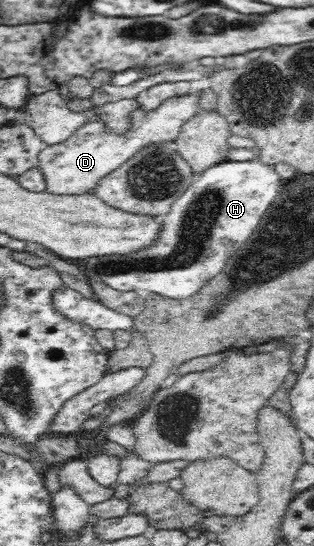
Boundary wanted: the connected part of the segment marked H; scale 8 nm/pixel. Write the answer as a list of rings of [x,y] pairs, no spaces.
[[[257,159],[252,162],[223,162],[208,167],[191,179],[189,187],[169,205],[169,211],[159,219],[159,231],[149,245],[131,253],[89,257],[85,261],[84,275],[89,281],[103,281],[118,291],[157,293],[171,300],[193,297],[207,286],[211,278],[223,271],[227,259],[249,239],[255,225],[261,221],[263,211],[269,207],[283,183],[272,166],[263,165]]]

